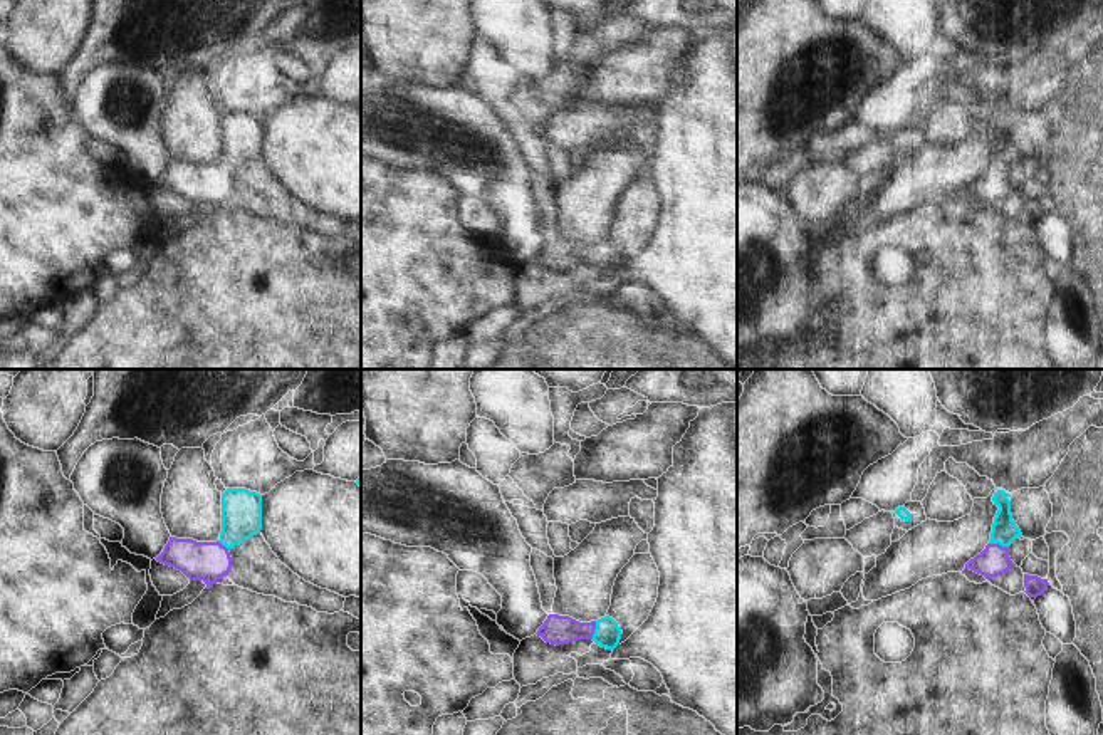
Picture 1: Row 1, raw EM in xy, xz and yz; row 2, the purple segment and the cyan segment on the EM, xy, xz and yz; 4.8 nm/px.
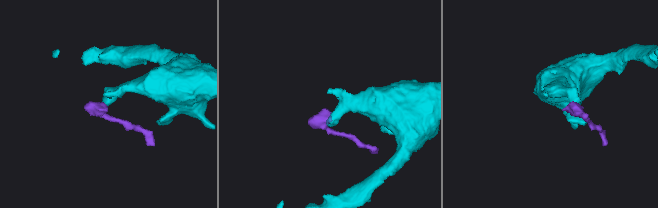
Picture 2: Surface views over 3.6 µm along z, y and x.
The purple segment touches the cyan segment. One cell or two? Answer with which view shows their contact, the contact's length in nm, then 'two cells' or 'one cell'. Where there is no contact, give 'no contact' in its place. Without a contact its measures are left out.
yz | 100 nm | one cell

